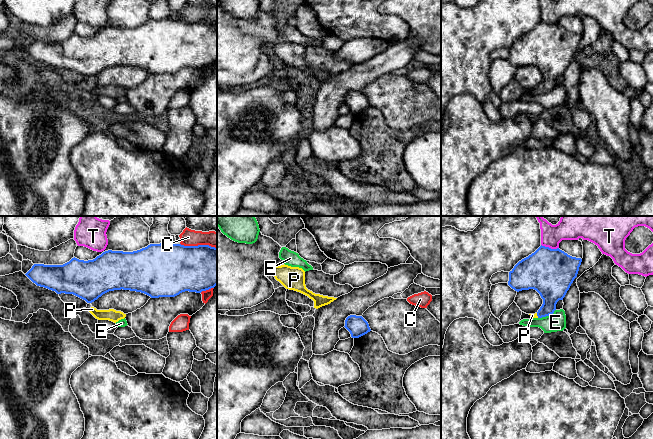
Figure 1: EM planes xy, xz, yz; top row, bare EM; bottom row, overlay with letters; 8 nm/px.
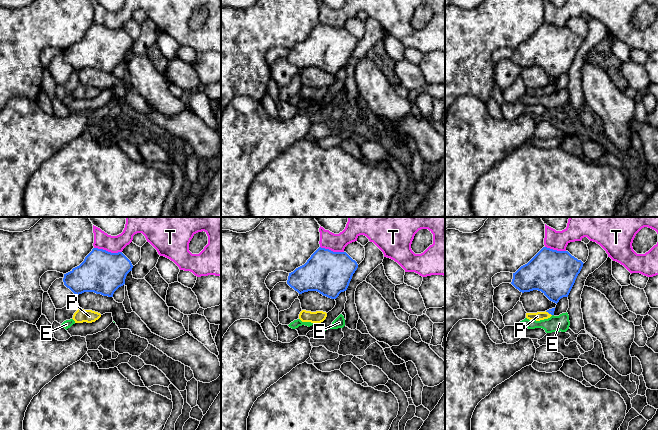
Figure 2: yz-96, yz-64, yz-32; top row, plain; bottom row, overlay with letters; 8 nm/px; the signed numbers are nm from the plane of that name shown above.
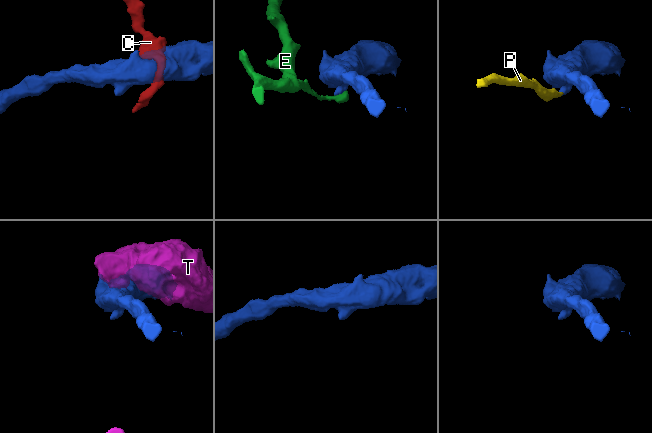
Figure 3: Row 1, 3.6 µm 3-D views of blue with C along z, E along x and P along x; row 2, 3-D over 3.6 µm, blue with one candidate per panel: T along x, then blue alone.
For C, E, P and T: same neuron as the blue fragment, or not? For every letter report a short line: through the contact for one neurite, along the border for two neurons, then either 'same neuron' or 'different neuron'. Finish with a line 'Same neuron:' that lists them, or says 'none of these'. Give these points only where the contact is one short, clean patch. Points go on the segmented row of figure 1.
C: different neuron
E: yz (555, 309), (552, 313), (538, 318) | different neuron
P: same neuron
T: different neuron
Same neuron: P

